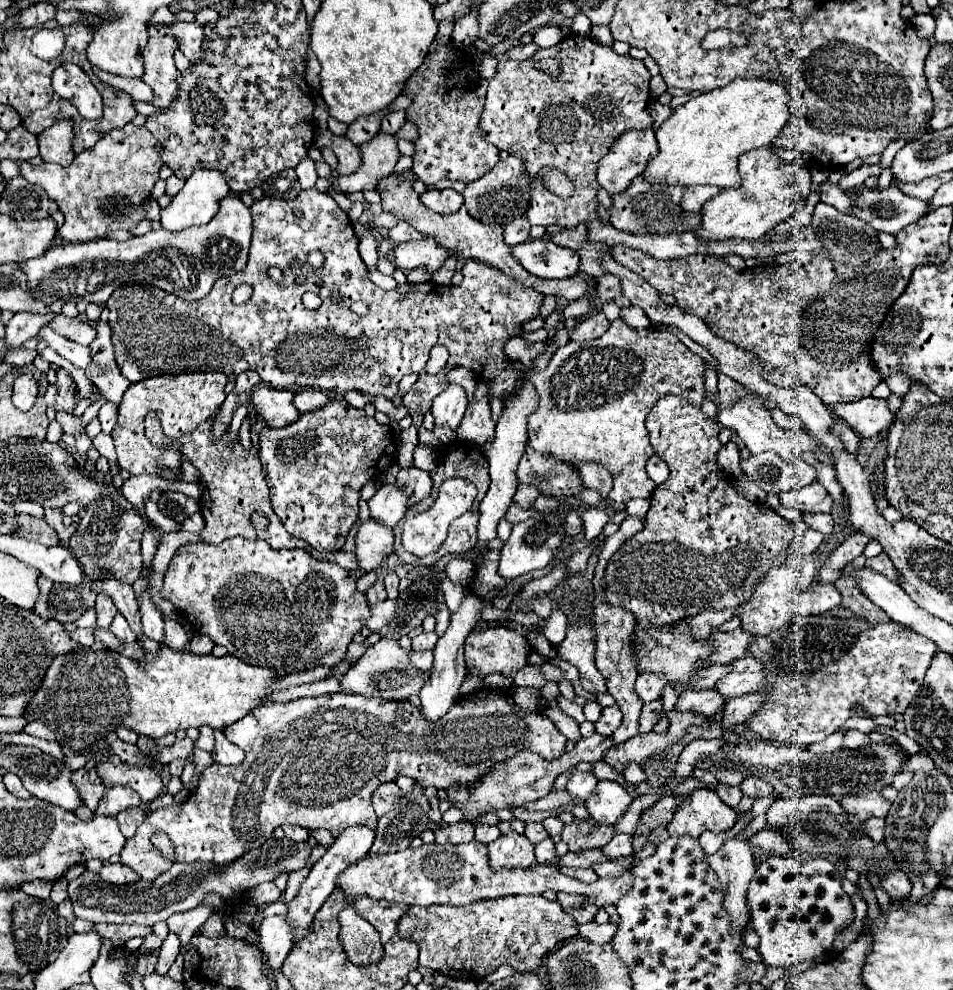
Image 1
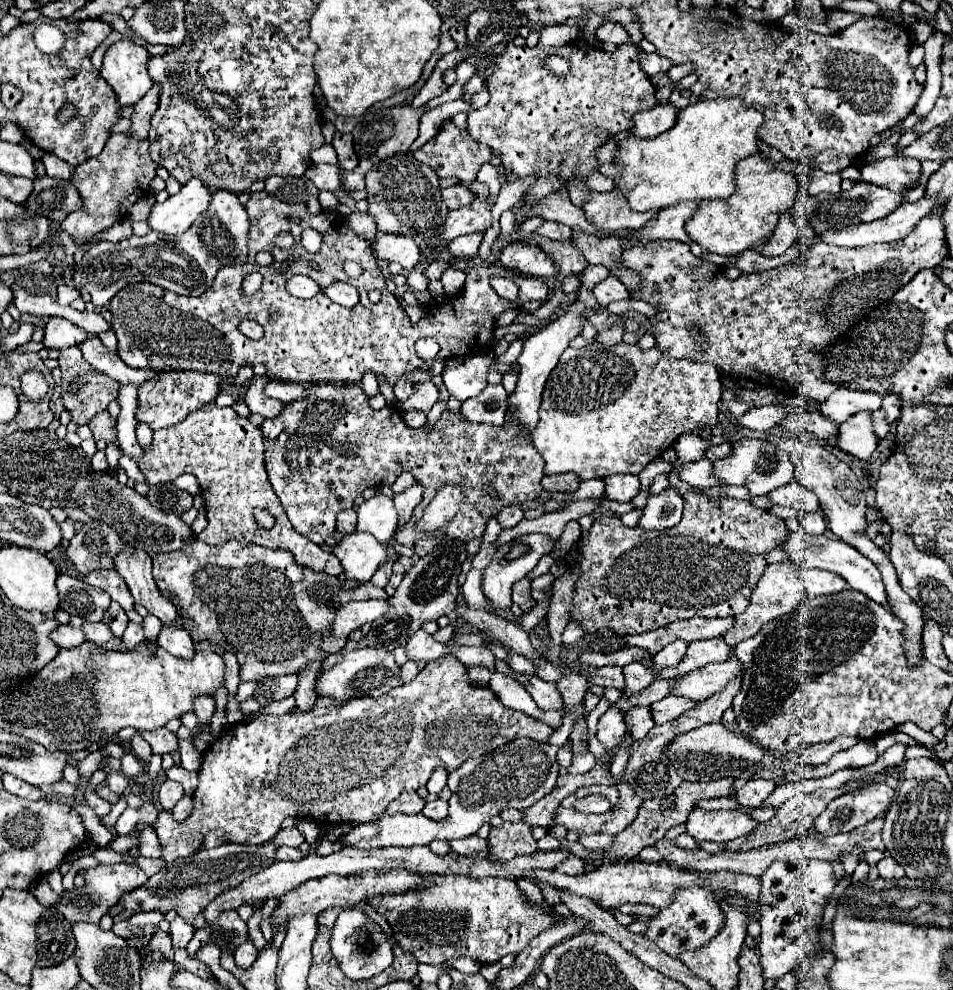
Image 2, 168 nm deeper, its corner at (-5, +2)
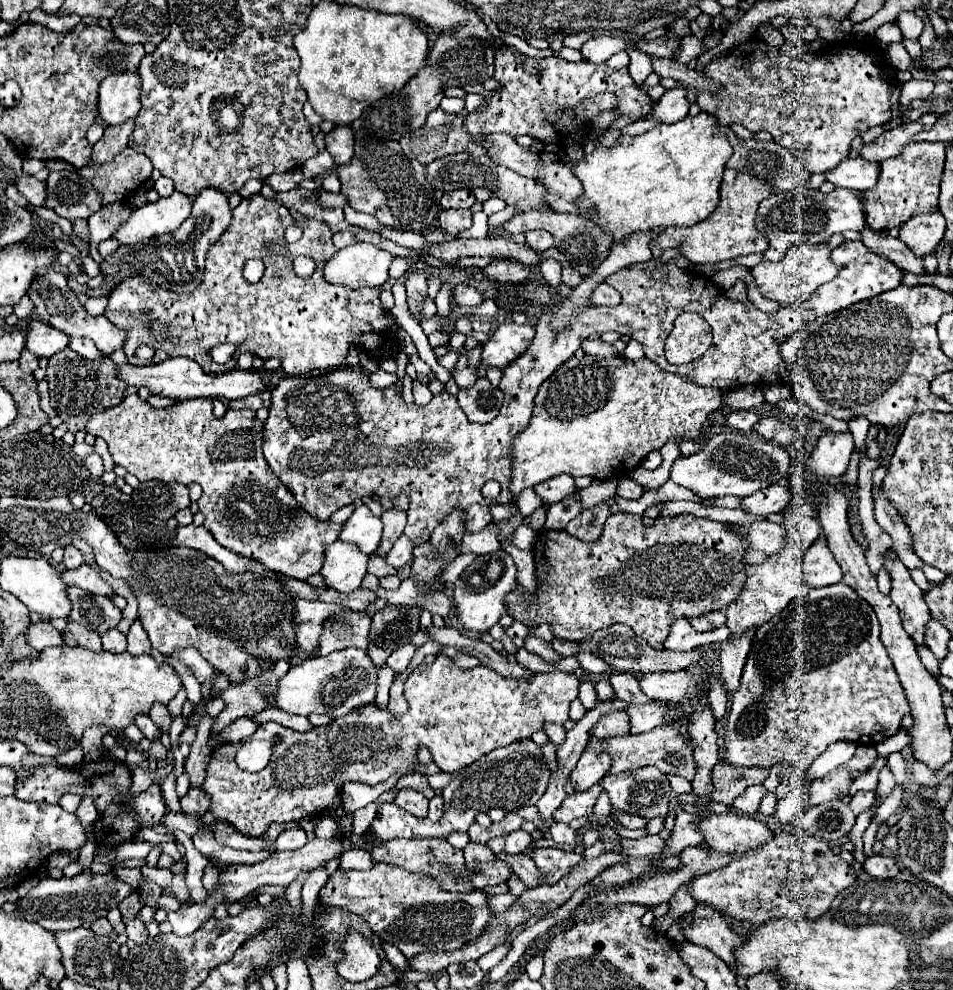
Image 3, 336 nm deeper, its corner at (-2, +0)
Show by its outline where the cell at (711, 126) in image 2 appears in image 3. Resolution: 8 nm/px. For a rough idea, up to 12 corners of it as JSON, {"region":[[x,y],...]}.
{"region":[[699,112],[579,160],[613,240],[693,226],[731,144]]}

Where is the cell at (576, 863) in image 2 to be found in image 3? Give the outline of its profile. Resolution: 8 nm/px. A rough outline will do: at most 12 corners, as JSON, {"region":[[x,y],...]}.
{"region":[[537,848],[543,884],[557,884],[583,860],[579,850]]}

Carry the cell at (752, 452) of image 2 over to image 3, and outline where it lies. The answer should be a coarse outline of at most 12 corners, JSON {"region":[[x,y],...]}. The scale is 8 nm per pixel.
{"region":[[759,434],[713,436],[671,480],[697,496],[751,496],[789,472]]}

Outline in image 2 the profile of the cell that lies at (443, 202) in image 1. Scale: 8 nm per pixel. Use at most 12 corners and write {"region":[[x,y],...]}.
{"region":[[464,184],[444,188],[442,198],[450,210],[474,202]]}

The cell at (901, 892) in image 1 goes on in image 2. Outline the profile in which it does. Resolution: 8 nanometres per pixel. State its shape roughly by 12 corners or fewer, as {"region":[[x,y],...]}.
{"region":[[886,856],[878,862],[880,876],[904,878],[902,866],[894,858]]}

